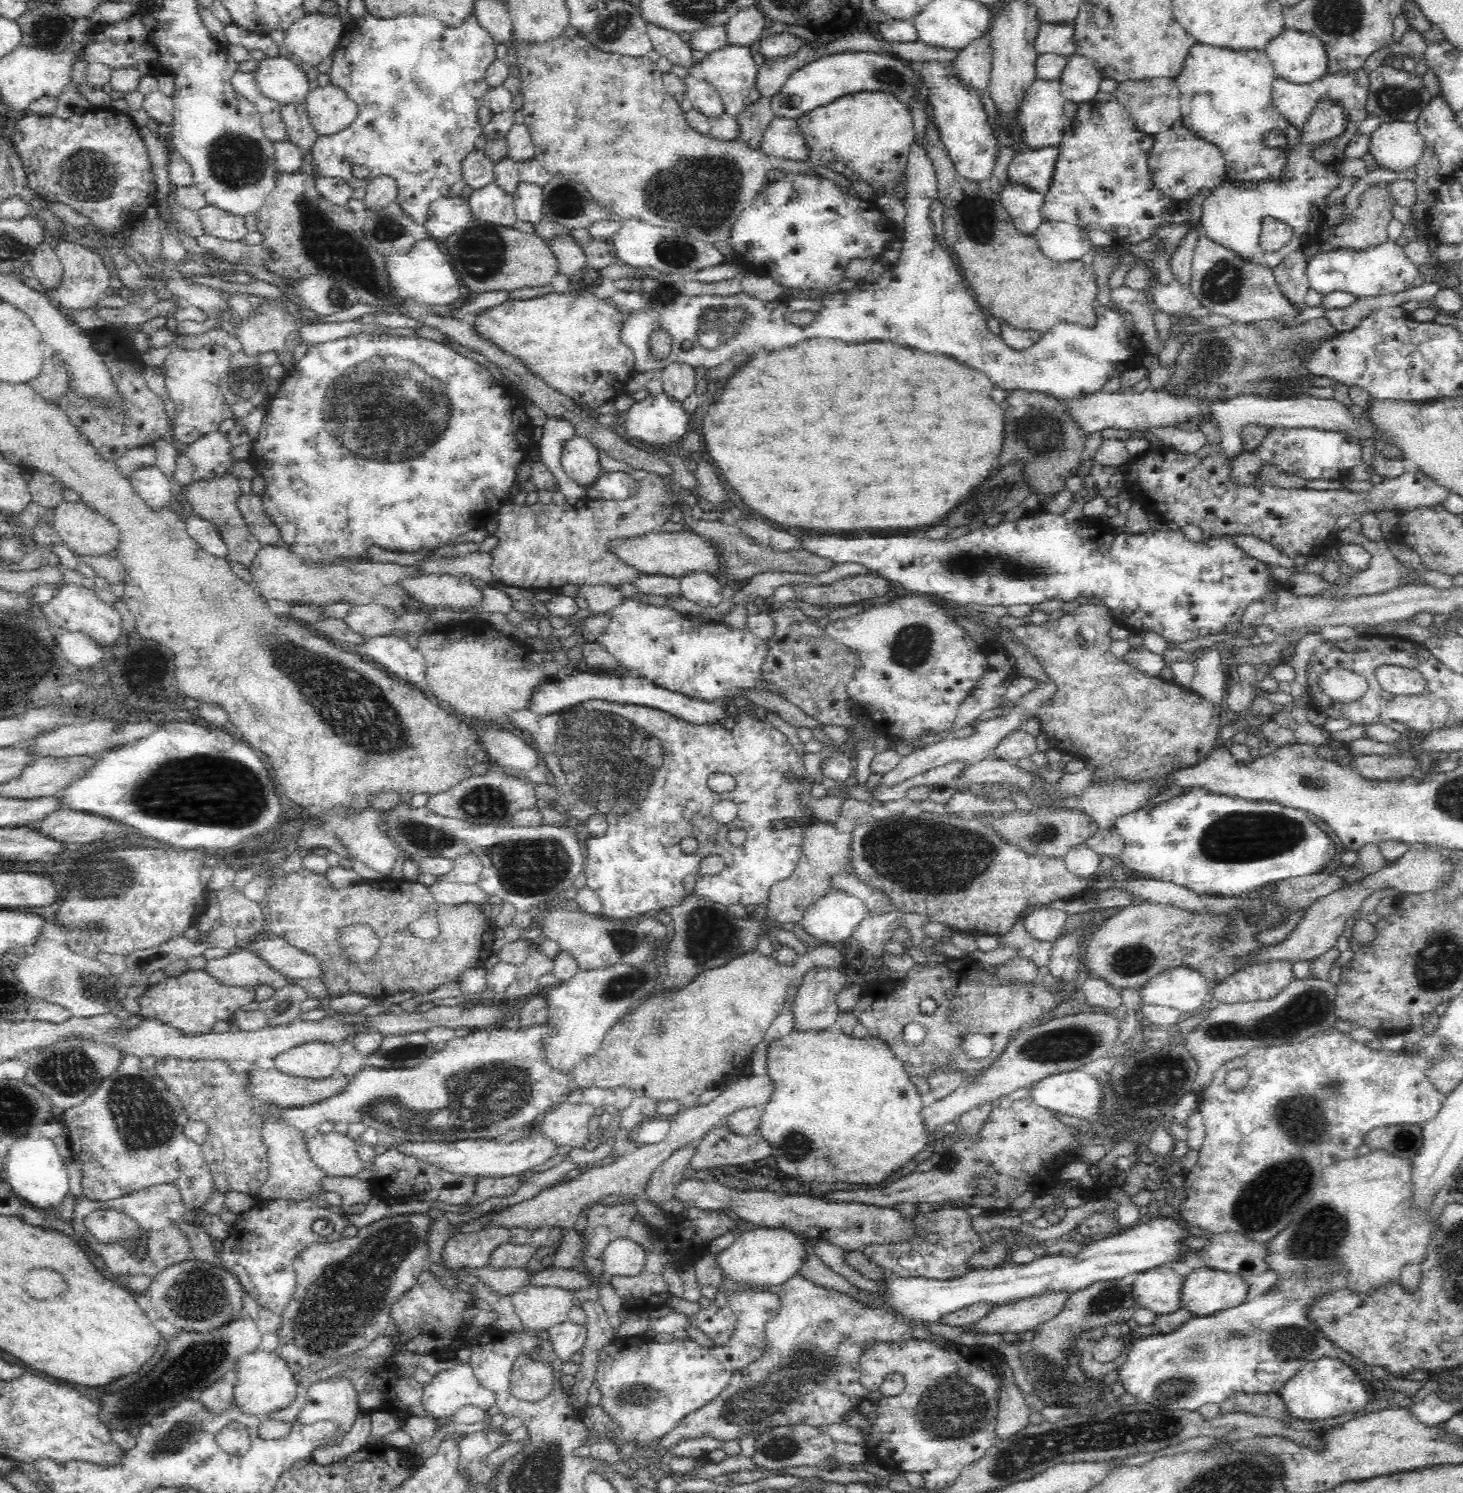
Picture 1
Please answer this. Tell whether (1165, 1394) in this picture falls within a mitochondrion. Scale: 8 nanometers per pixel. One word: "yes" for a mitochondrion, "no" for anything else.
yes

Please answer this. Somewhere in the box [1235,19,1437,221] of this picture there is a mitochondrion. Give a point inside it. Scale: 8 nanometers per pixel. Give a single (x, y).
(1394, 100)

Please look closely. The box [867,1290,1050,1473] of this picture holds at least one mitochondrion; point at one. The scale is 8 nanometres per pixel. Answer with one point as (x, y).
(951, 1408)

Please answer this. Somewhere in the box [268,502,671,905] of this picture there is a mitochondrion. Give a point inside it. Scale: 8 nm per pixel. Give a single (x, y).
(529, 867)

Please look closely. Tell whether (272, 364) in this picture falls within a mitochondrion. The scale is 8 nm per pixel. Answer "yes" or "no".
no

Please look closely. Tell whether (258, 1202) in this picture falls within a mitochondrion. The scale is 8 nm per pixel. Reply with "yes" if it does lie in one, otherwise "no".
no

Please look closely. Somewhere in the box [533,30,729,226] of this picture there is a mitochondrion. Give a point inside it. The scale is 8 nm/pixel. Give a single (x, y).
(565, 202)

